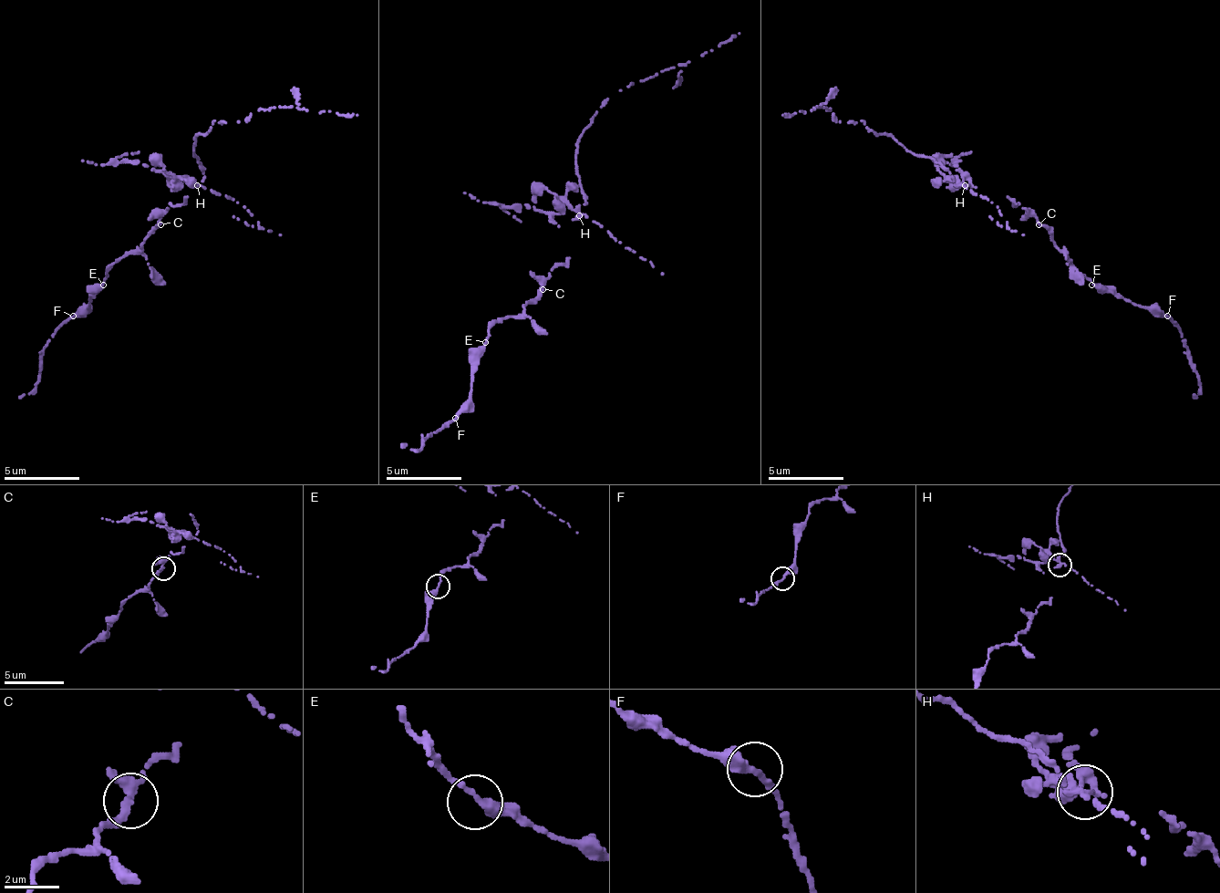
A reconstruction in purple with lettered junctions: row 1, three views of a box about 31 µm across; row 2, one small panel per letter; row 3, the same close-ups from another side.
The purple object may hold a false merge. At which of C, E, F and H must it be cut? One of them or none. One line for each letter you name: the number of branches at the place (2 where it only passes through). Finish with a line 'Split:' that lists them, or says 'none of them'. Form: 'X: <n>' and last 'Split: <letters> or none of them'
H: 3
Split: H

